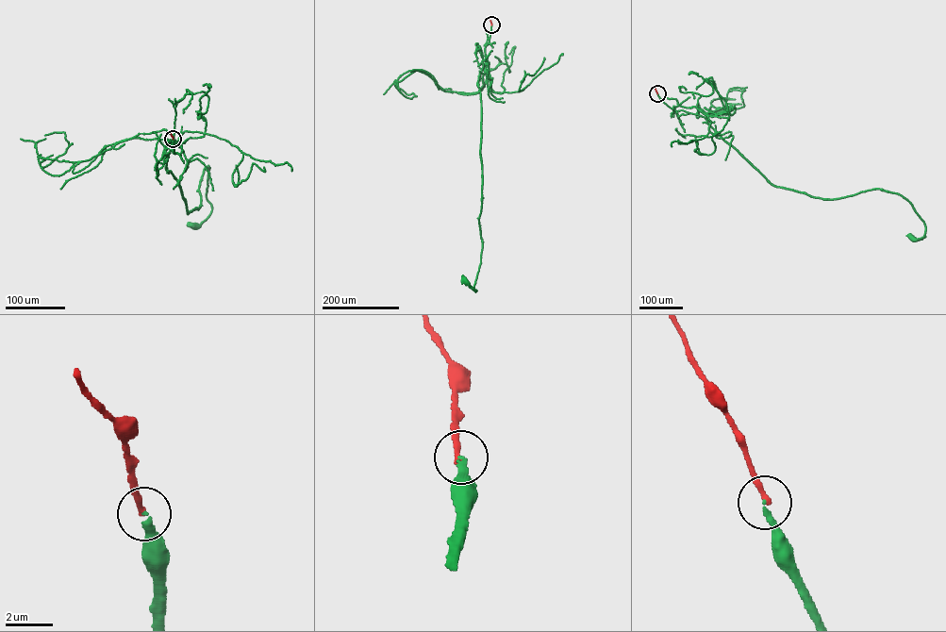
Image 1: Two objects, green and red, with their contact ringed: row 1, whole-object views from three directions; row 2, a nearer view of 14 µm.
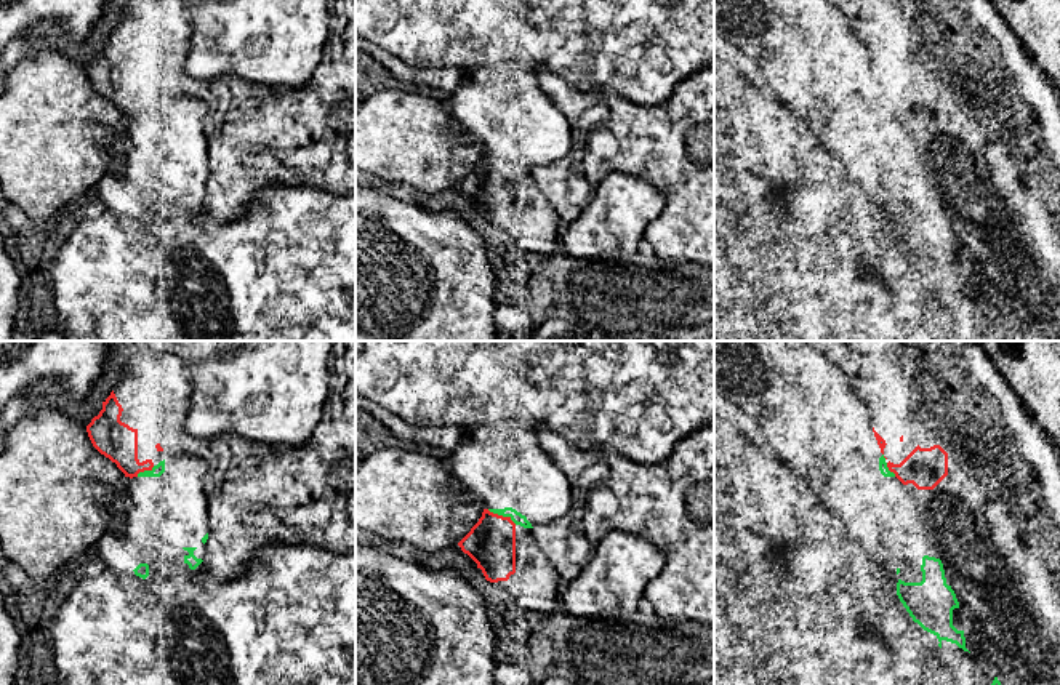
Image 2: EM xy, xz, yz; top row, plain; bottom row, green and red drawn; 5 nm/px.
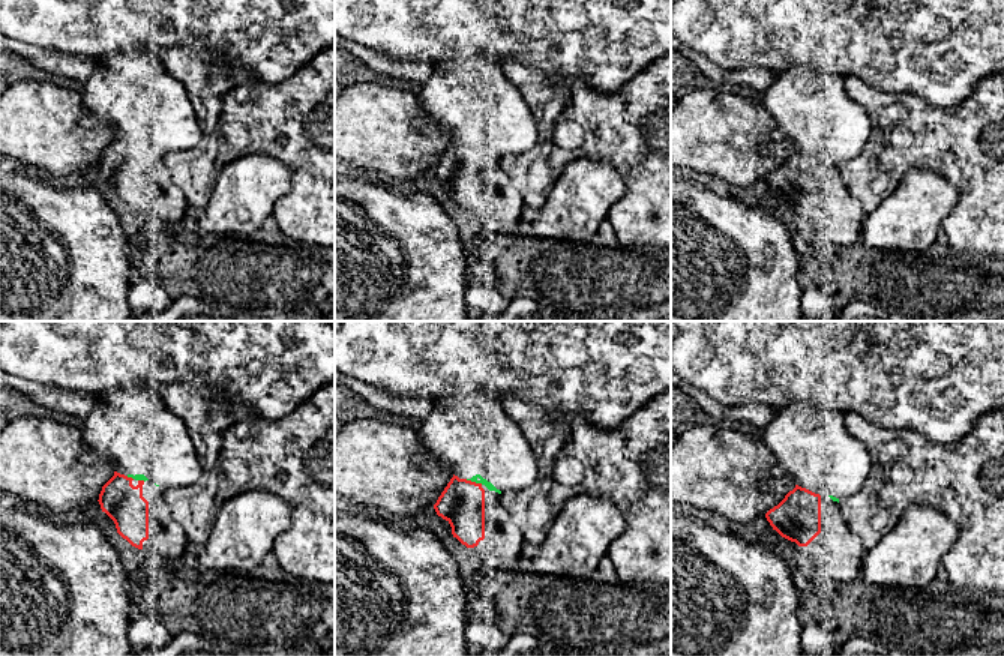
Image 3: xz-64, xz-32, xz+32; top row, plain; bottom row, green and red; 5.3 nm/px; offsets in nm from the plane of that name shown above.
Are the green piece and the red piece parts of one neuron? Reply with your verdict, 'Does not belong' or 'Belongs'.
Does not belong

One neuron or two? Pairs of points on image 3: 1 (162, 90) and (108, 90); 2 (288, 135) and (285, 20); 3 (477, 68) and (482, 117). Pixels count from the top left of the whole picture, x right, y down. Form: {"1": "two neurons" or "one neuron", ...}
{"1": "one neuron", "2": "two neurons", "3": "one neuron"}

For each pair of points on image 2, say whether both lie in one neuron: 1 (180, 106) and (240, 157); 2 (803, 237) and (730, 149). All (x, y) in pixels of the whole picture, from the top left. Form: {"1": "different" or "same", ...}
{"1": "different", "2": "same"}

